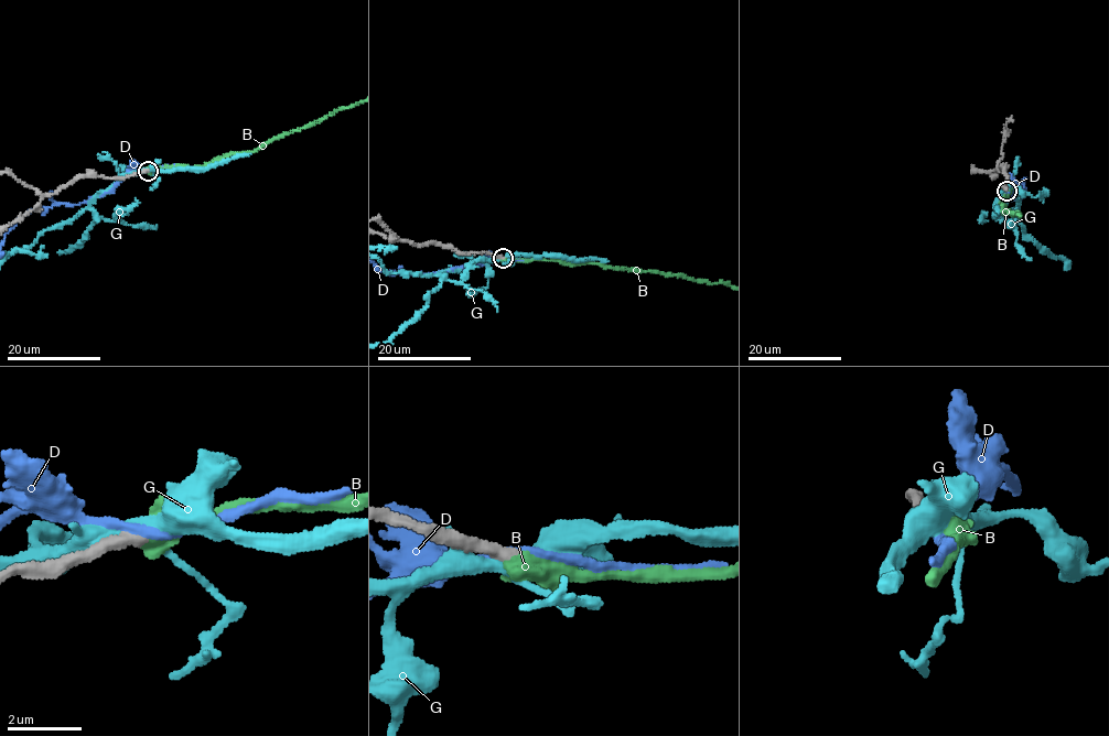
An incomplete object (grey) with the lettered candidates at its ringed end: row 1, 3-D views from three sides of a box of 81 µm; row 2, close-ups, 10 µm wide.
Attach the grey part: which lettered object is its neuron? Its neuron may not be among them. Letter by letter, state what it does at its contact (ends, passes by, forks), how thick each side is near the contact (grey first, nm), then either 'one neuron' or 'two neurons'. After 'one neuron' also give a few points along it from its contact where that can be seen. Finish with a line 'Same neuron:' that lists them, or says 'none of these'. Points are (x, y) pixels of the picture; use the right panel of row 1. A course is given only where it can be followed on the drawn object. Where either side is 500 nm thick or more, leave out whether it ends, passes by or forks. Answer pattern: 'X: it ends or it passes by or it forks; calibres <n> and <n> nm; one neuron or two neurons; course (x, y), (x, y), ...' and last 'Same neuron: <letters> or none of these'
B: it passes by; calibres 340 and 480 nm; one neuron
D: it passes by; calibres 360 and 240 nm; two neurons
G: it forks; calibres 400 and 380 nm; two neurons
Same neuron: B

